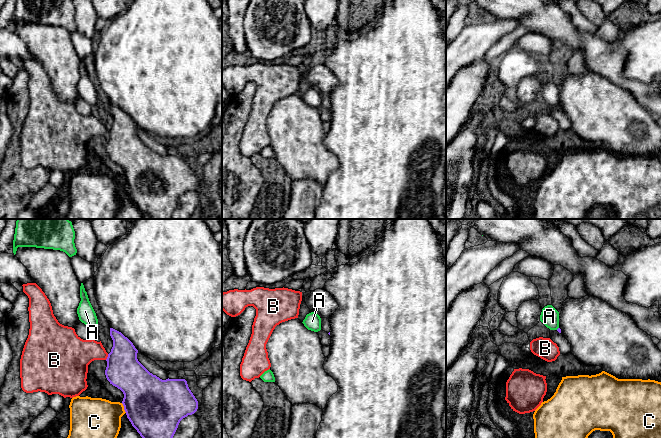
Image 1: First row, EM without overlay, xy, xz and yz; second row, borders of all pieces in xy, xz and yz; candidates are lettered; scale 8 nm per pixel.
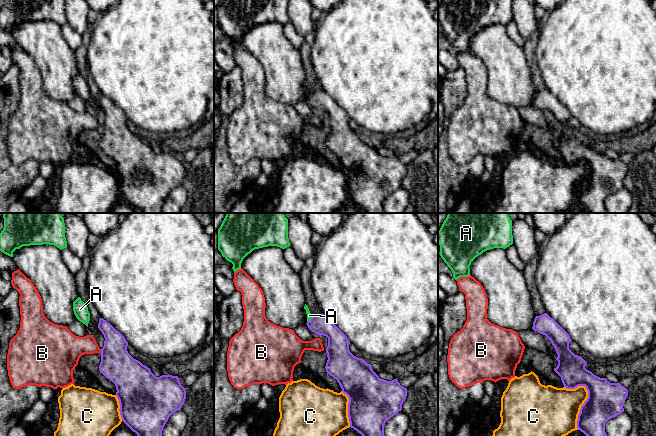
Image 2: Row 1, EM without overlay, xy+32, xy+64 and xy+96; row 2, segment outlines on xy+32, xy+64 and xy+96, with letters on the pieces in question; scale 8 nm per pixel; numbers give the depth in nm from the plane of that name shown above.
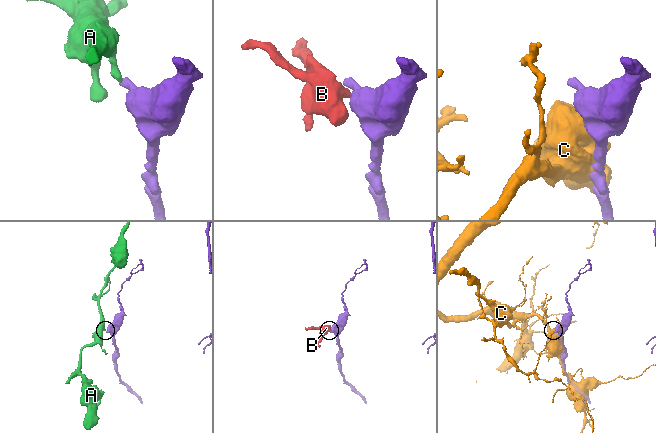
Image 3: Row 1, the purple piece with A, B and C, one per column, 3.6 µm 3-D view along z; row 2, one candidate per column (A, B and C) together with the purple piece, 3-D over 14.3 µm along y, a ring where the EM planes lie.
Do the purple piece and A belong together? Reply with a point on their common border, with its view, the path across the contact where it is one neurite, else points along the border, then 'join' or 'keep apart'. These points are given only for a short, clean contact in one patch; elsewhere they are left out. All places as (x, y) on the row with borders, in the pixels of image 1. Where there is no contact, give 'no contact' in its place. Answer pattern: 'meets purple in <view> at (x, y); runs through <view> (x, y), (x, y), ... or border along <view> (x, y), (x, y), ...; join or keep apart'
no contact; keep apart

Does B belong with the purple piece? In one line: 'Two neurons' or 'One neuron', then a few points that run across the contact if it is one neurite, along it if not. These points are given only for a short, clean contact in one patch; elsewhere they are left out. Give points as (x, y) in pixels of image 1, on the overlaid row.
Two neurons. Line: xy (108, 354), (105, 359)

